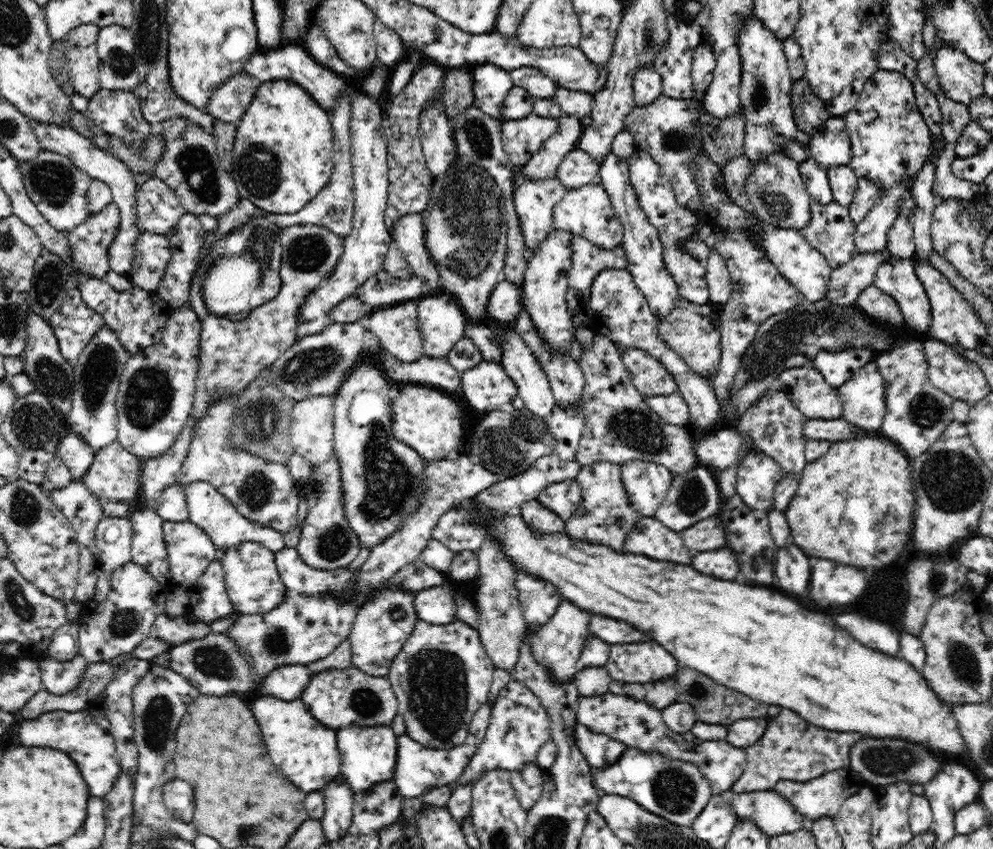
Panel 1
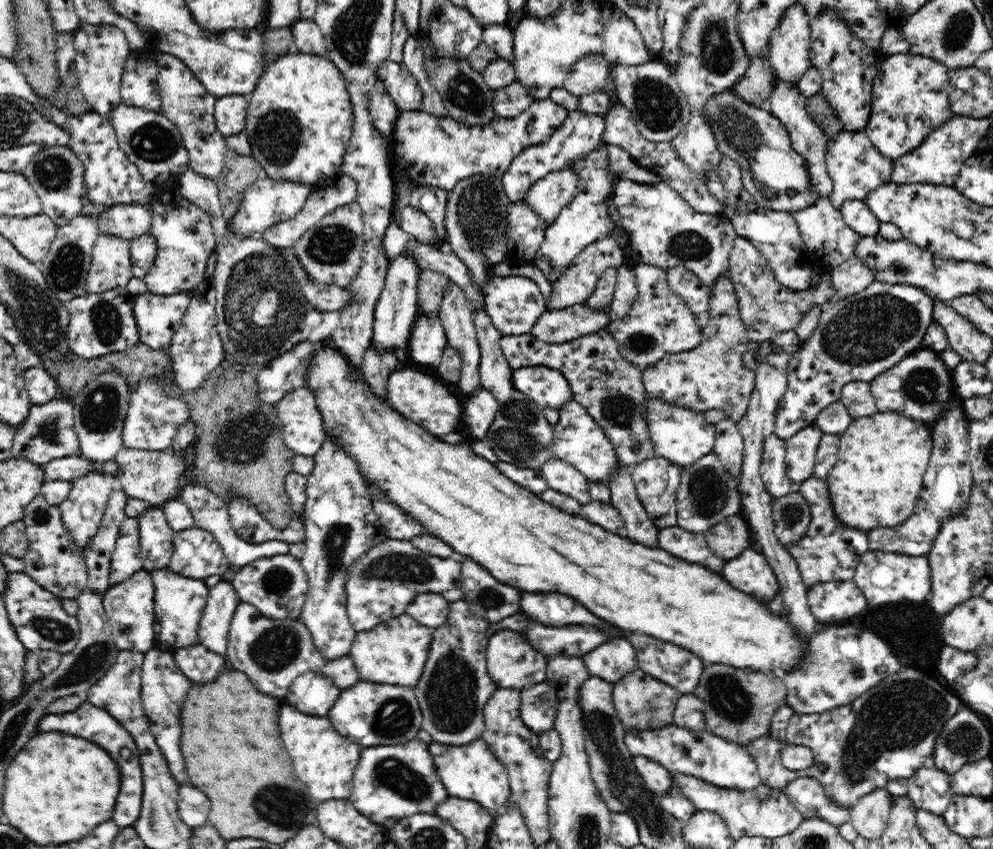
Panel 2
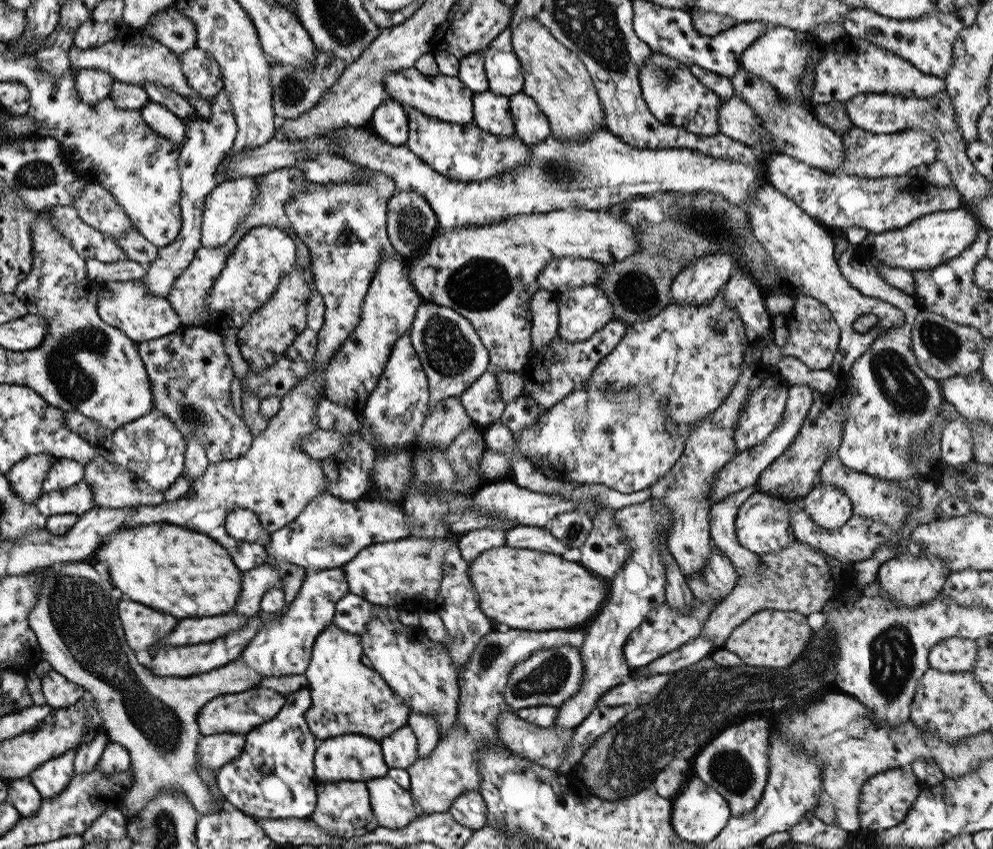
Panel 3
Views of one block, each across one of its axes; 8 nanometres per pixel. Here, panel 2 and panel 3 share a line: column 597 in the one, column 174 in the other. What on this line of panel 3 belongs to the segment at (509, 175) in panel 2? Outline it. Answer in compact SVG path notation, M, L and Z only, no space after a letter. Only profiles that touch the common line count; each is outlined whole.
M151 101L147 102L145 106L141 106L139 113L141 113L141 119L153 132L165 140L171 141L177 149L183 146L183 140L185 140L184 120L177 118L164 106Z

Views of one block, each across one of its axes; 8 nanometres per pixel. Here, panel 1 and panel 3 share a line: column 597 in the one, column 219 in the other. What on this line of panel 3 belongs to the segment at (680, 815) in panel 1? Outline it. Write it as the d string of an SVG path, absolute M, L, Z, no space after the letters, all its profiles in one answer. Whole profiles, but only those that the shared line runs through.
M299 689L284 697L285 704L277 715L245 734L245 745L240 754L216 770L216 786L225 803L255 819L305 819L315 810L317 781L313 760L318 742L310 734L304 718L311 704L309 689Z

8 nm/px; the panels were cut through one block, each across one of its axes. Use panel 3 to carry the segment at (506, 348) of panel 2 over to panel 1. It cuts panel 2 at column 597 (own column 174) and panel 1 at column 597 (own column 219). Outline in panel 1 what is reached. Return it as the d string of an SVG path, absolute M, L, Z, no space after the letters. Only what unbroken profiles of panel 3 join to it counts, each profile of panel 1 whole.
M598 334L590 350L583 350L579 368L585 377L581 392L586 413L584 430L575 452L576 462L585 467L595 462L608 461L621 465L629 460L643 460L664 467L675 477L699 466L694 450L693 429L670 424L652 413L630 380L615 344Z

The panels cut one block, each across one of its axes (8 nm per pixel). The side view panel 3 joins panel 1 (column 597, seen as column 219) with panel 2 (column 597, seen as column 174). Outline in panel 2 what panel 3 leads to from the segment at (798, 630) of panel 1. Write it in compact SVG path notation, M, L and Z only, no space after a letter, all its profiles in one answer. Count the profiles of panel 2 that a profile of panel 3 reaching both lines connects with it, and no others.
M328 340L324 341L317 353L311 358L308 370L308 389L312 389L318 405L318 410L322 413L325 432L335 436L341 445L352 455L352 458L358 463L359 471L365 476L369 482L373 482L380 490L384 491L395 504L402 510L405 510L414 517L416 521L422 523L427 528L430 535L443 540L448 546L451 546L456 552L472 558L474 562L483 566L494 578L500 582L516 587L520 591L542 593L542 592L562 592L572 596L574 600L582 602L582 606L586 606L592 614L596 614L598 618L612 622L614 626L622 628L622 630L640 630L644 634L648 634L654 638L660 638L664 642L674 643L676 646L685 648L700 657L706 664L726 664L726 666L736 669L752 669L760 673L778 674L782 677L786 673L797 669L803 660L807 657L809 649L809 638L803 638L797 628L791 625L783 616L776 614L766 603L756 600L755 596L748 596L736 588L730 586L730 582L726 582L720 574L706 570L704 566L699 564L690 564L684 560L674 558L672 554L664 552L660 547L648 548L643 544L634 544L627 536L622 538L616 533L610 532L601 526L590 523L588 520L579 515L570 515L562 512L560 509L544 502L539 495L530 492L530 489L516 484L504 474L500 473L494 465L487 459L476 455L466 445L452 445L446 443L442 439L431 435L426 429L418 426L416 423L402 417L400 413L394 411L387 401L380 401L378 397L374 397L374 393L370 393L370 388L363 382L363 376L353 376L351 368L348 367L348 361L338 353L338 349L330 344Z

